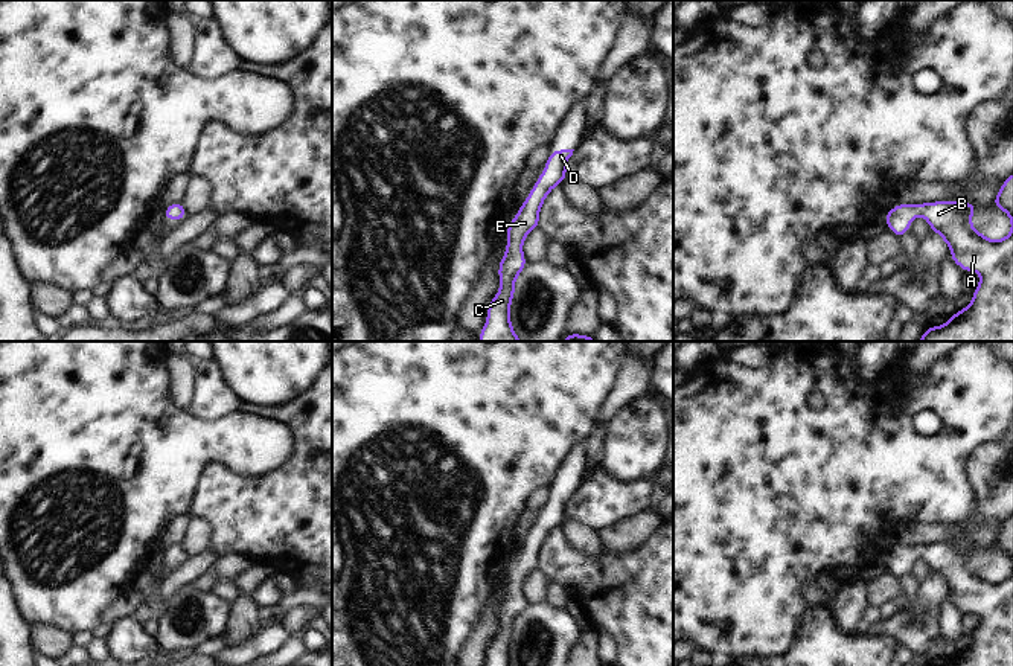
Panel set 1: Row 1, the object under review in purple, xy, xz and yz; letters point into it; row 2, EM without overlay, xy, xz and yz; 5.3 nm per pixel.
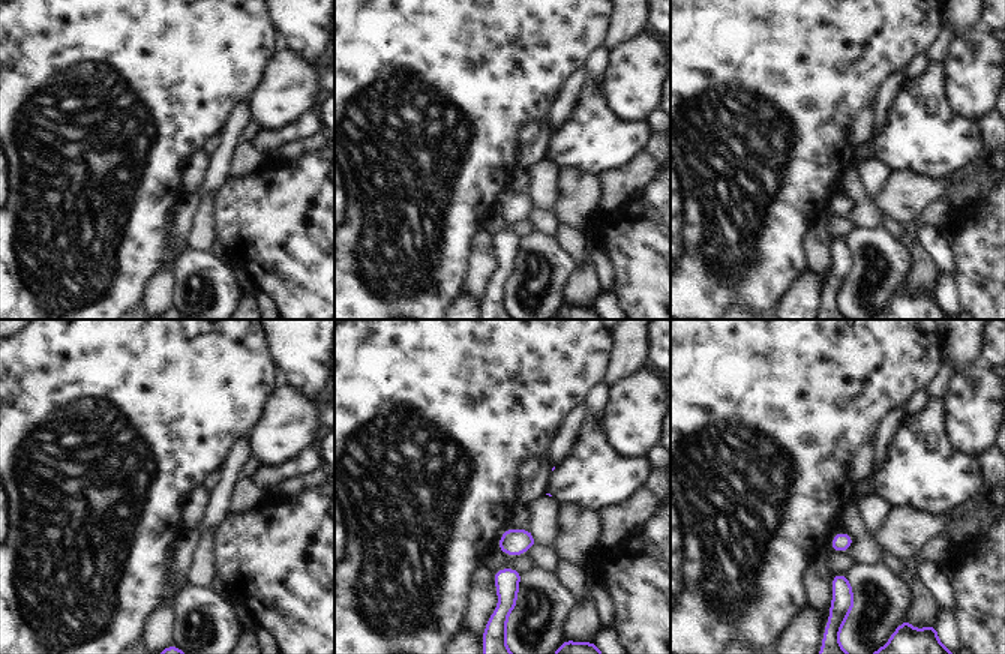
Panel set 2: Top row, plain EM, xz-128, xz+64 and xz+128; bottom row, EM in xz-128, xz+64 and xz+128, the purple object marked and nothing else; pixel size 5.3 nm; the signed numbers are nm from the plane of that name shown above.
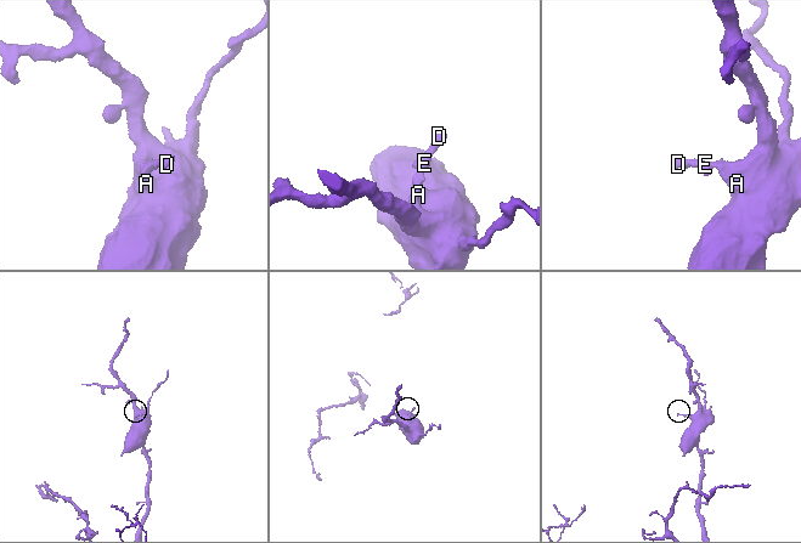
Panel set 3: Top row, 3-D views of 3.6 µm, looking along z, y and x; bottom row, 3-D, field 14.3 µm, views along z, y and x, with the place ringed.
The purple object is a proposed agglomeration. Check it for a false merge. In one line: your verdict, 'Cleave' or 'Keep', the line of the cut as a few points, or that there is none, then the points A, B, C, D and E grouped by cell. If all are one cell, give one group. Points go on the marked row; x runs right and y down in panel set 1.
Keep. No split. Groups: A B C D E

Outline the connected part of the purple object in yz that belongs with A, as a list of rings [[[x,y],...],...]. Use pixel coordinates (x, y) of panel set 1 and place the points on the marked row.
[[[1013,174],[999,187],[993,207],[1004,210],[1011,230],[993,241],[972,227],[976,203],[943,200],[896,204],[884,215],[897,238],[911,229],[914,216],[925,216],[929,229],[951,248],[951,259],[963,271],[976,271],[981,282],[972,302],[941,326],[926,326],[917,341],[1013,341]]]

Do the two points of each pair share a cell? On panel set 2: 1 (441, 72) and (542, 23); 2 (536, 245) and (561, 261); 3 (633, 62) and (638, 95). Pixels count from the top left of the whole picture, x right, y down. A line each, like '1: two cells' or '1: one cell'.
1: one cell
2: one cell
3: one cell

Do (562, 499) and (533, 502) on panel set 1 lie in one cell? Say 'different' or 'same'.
different

